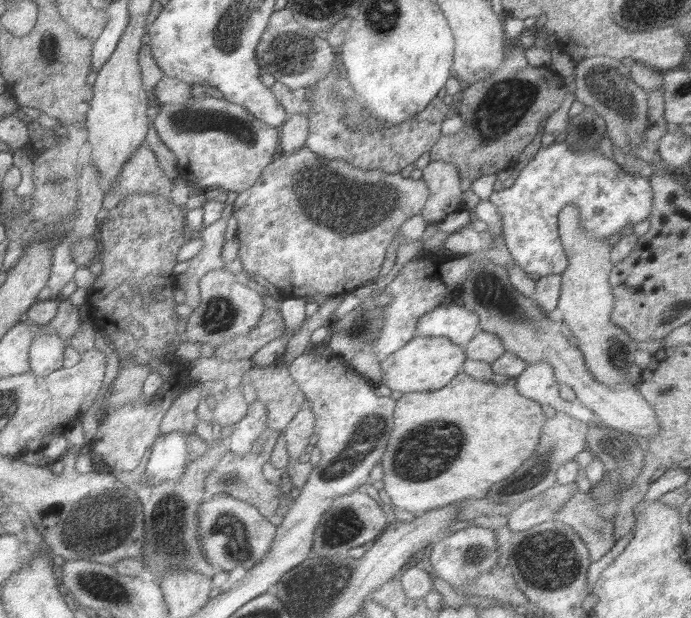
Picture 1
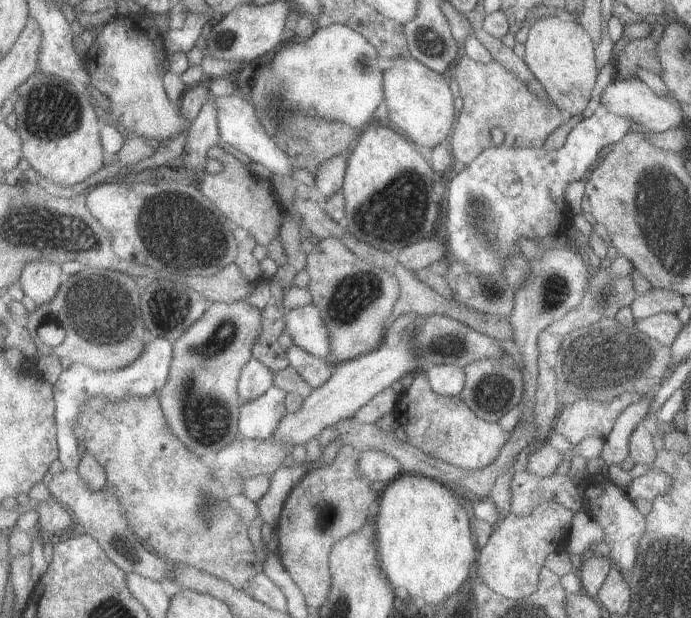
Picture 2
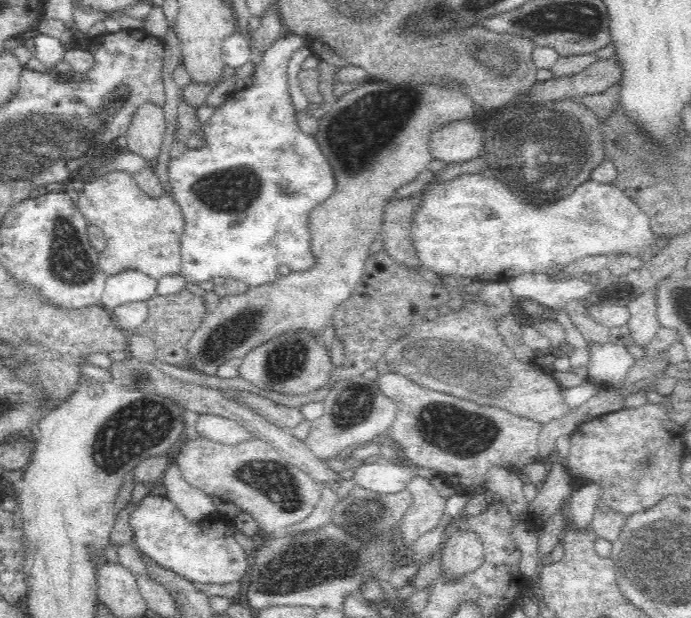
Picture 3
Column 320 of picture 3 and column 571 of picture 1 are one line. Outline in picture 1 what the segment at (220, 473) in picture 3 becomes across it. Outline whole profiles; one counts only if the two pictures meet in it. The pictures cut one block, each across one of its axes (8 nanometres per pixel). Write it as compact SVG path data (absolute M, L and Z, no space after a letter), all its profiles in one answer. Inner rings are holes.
M555 482L549 490L543 492L541 498L535 500L525 500L517 508L513 508L507 514L507 530L509 532L525 532L533 526L545 524L555 520L555 514L559 508L577 492L575 482L573 484L559 484Z

